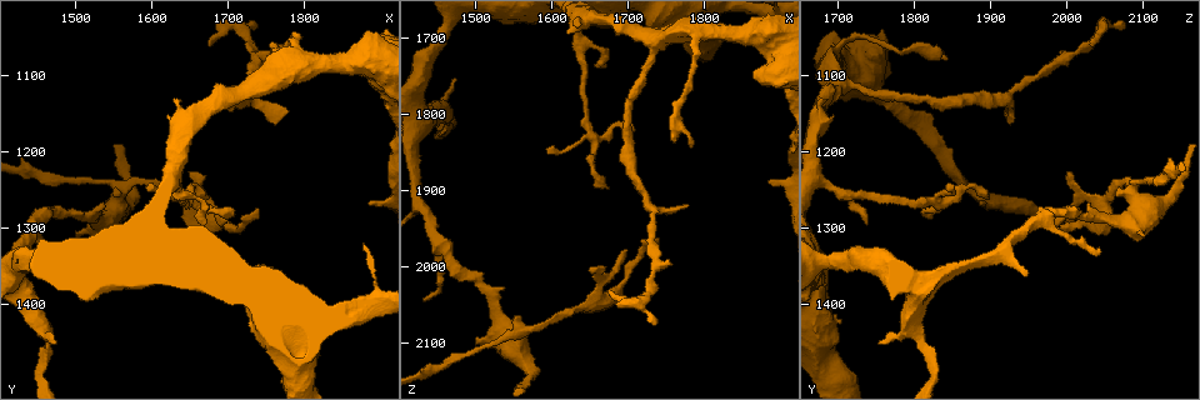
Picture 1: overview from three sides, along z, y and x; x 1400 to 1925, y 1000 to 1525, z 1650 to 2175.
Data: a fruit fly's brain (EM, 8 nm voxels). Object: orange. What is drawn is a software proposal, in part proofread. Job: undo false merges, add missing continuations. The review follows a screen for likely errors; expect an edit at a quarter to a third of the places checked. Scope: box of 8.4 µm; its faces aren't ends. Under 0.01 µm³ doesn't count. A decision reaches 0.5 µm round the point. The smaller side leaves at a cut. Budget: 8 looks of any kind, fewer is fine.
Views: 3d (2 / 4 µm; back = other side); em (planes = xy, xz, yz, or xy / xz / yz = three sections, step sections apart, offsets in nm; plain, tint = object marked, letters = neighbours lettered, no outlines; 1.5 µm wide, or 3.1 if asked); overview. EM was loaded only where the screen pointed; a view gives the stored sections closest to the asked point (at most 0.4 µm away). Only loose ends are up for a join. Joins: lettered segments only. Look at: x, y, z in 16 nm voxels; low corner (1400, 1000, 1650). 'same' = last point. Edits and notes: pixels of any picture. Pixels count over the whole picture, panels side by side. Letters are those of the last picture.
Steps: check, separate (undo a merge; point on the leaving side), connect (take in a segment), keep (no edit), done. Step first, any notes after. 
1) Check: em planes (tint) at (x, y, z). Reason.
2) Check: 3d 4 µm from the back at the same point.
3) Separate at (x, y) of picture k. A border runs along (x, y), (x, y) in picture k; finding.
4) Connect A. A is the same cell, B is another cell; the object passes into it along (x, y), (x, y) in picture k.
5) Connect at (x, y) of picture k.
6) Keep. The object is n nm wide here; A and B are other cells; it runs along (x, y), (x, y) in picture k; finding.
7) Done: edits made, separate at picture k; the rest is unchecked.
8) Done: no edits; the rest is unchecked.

Check: em yz step 8 (tint) at (1735, 1130, 1925). Branch point.

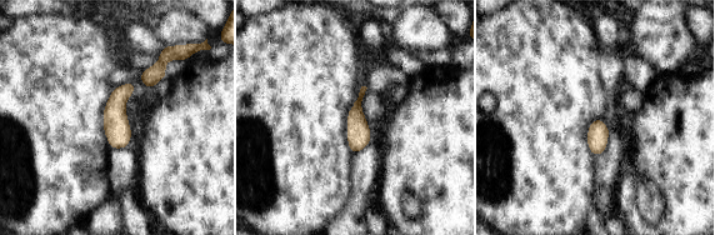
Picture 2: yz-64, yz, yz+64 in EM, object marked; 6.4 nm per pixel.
Check: em xz step 8 (letters) at the same point. Cut it another way.

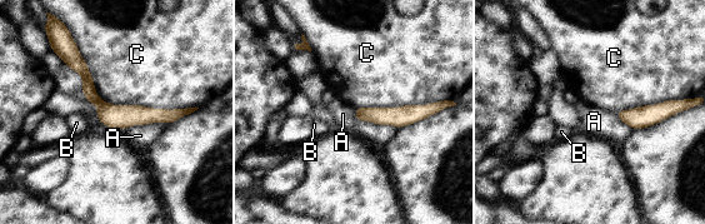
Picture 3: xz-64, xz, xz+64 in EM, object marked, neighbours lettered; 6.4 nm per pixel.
Keep. A, B and C are other cells; a border runs along (73, 39), (101, 99), (195, 106) in picture 3; one neuron here.

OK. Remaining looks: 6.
Check: 3d 2 µm at (1885, 1265, 1895). An open end.

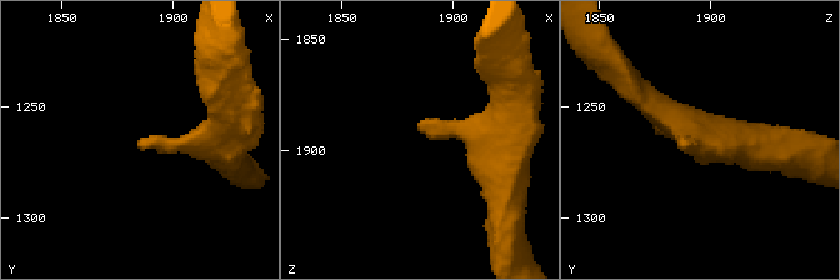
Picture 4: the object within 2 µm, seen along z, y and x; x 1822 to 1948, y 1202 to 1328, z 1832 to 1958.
Check: em xz step 4 (letters) at (1884, 1265, 1892). Need the tissue.

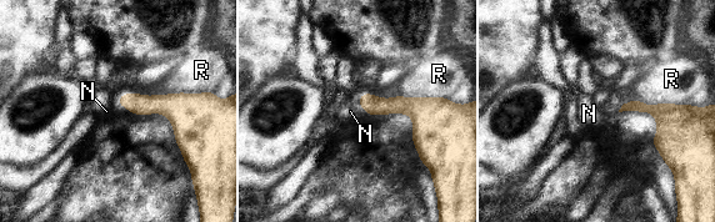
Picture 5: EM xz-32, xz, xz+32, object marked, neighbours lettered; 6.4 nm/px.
Keep. N and R are other cells; none of them fits.

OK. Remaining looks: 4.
Check: 3d 2 µm at (1580, 1240, 2075). Two arms in line, one across.

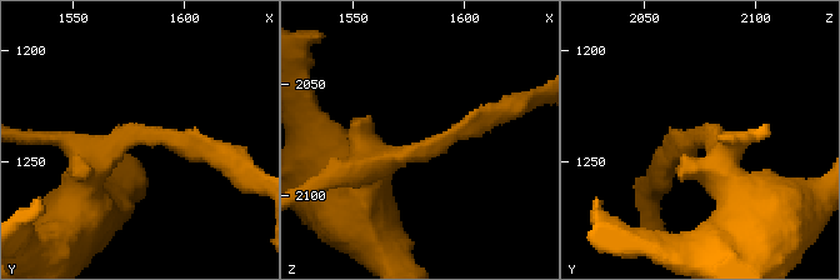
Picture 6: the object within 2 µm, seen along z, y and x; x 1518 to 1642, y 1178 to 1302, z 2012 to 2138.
Check: em xy step 4 (tint) at (1576, 1239, 2080).

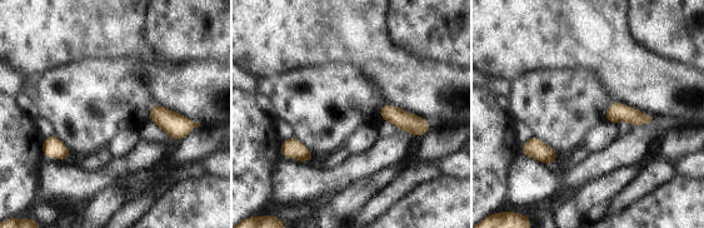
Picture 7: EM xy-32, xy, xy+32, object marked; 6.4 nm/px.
Check: em planes (letters) at the same point.

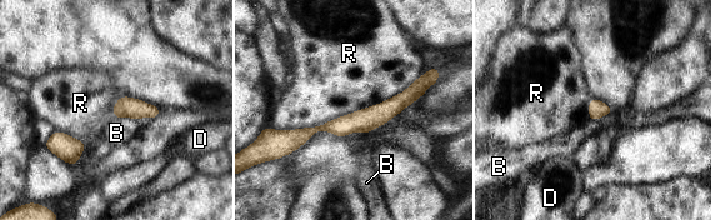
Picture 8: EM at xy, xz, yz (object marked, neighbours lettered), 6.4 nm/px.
Keep. B, D and R are other cells; 3 arms meet here; it runs along (421, 89), (366, 120), (280, 134) in picture 8; all the same neuron.

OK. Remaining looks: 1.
Done: no edits; the rest is unchecked.

